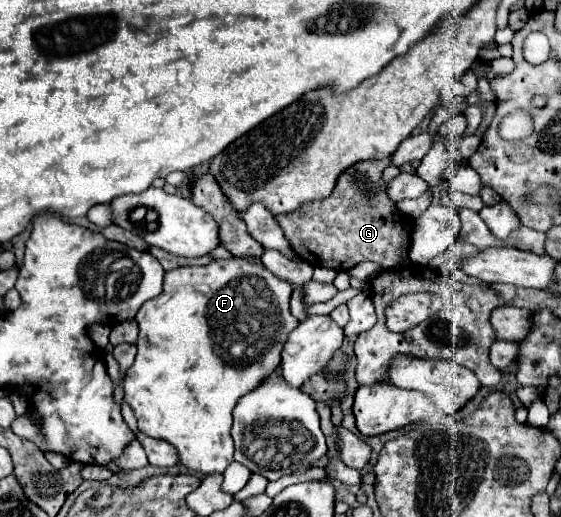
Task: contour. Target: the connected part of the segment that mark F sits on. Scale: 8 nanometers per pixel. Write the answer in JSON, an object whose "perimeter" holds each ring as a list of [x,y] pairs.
{"perimeter":[[[241,256],[165,272],[163,292],[137,312],[137,356],[125,376],[125,402],[133,408],[143,434],[161,438],[177,450],[179,466],[213,474],[225,472],[233,462],[233,408],[241,396],[255,390],[279,366],[283,344],[299,324],[289,312],[291,292],[291,284],[269,272],[259,258]]]}

